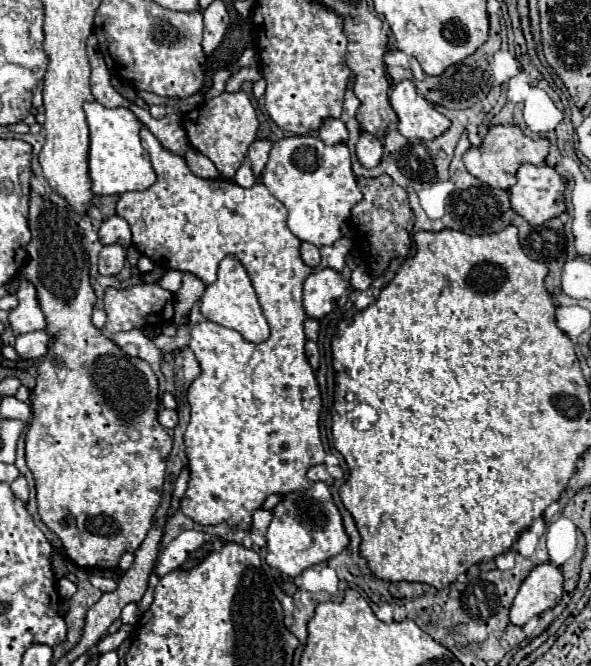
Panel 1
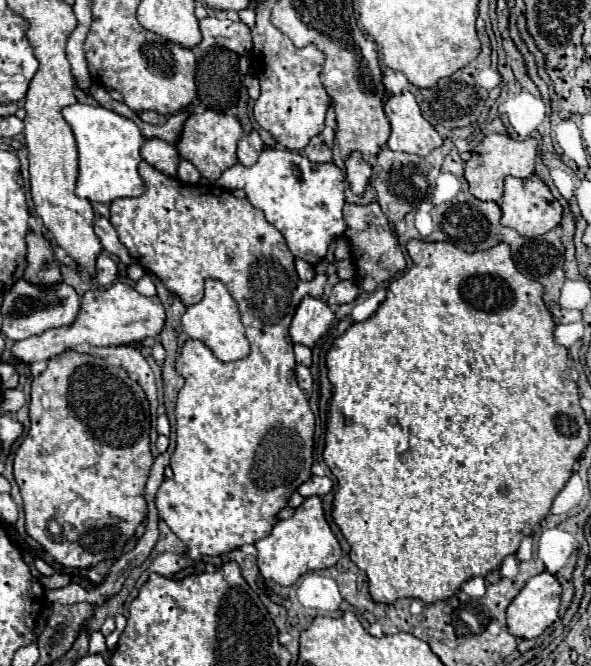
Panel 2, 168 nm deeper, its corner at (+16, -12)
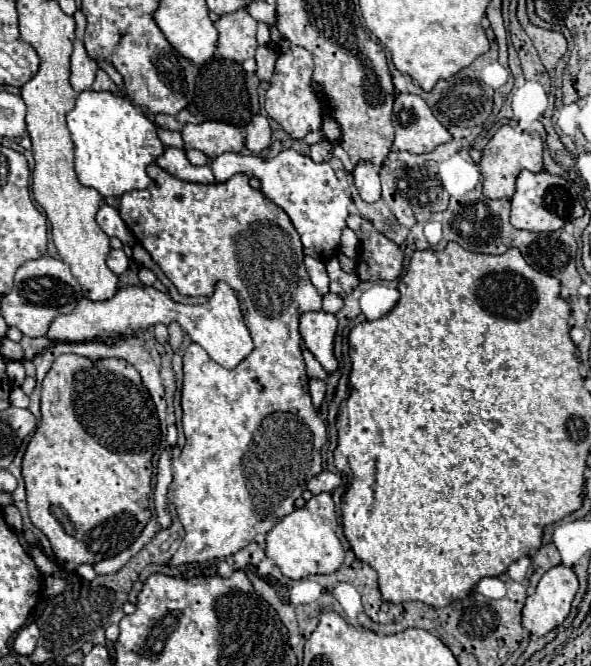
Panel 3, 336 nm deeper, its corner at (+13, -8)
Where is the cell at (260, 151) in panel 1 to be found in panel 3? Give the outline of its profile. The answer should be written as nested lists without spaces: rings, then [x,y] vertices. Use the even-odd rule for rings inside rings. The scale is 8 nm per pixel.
[[[255,115],[253,121],[247,125],[245,145],[253,153],[261,153],[271,145],[271,127],[265,115]]]

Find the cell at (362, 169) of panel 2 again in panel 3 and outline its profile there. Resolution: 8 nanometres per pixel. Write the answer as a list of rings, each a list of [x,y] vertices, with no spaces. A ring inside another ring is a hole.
[[[357,163],[353,177],[355,177],[355,187],[357,187],[363,201],[373,203],[381,197],[379,167],[375,167],[373,163]]]

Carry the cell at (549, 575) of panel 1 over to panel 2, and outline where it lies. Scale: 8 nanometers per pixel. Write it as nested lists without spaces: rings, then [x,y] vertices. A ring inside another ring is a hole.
[[[544,571],[532,577],[508,605],[508,631],[520,639],[538,637],[558,619],[560,593],[562,589],[554,575]]]

